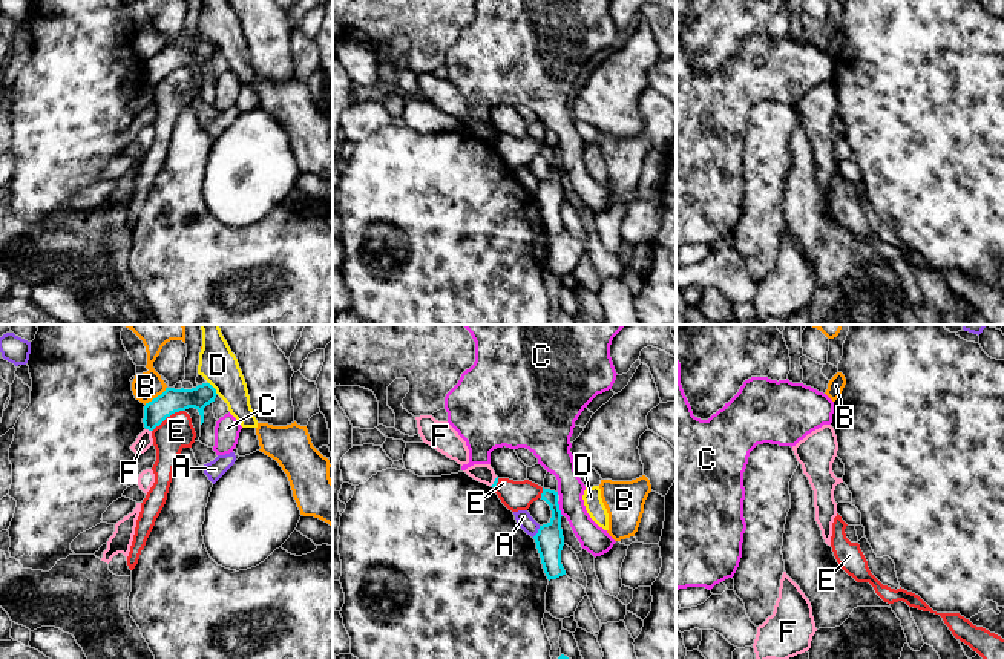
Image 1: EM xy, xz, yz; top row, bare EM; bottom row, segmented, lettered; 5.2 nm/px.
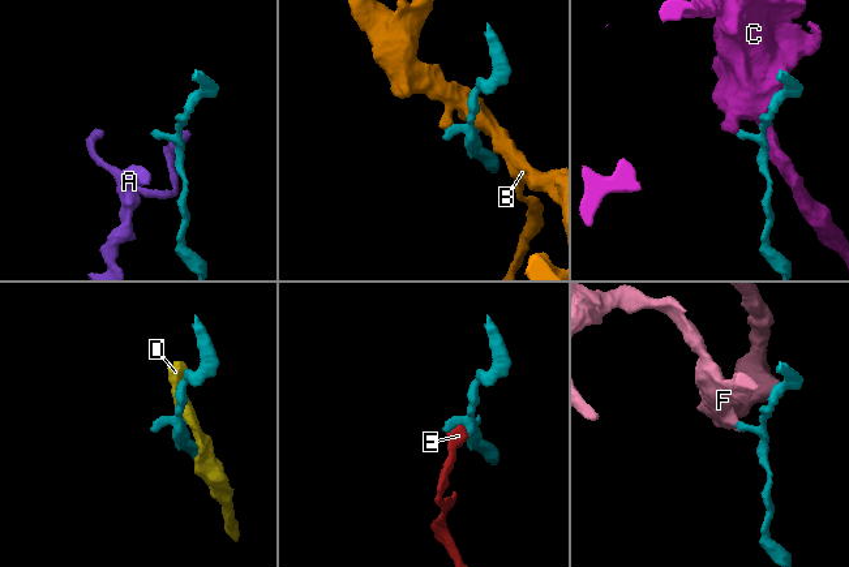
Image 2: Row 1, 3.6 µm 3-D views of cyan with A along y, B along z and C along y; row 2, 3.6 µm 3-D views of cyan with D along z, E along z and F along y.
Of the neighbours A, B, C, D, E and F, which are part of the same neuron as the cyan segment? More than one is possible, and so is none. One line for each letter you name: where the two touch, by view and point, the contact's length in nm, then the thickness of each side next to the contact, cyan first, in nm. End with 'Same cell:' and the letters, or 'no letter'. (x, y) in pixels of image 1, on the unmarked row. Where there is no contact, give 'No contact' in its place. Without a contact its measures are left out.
Same cell: no letter

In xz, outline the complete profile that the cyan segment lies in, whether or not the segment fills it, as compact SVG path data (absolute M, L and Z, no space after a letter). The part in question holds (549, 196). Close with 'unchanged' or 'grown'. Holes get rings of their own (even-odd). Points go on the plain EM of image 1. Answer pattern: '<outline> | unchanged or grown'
M543 144L541 156L550 162L552 175L547 181L540 182L533 196L536 199L544 230L550 238L566 231L566 227L561 221L561 207L564 202L561 185L563 172L558 161L558 149Z | unchanged

